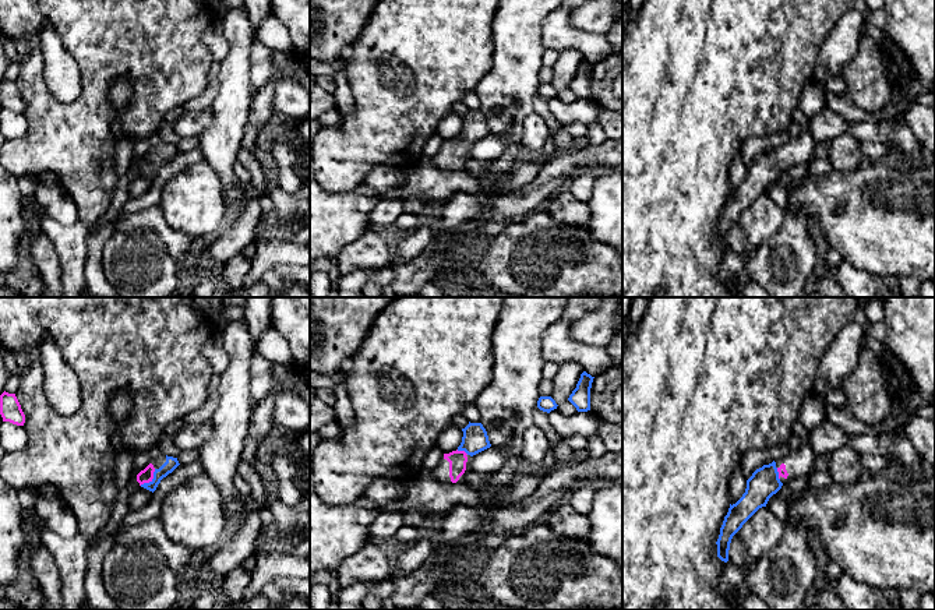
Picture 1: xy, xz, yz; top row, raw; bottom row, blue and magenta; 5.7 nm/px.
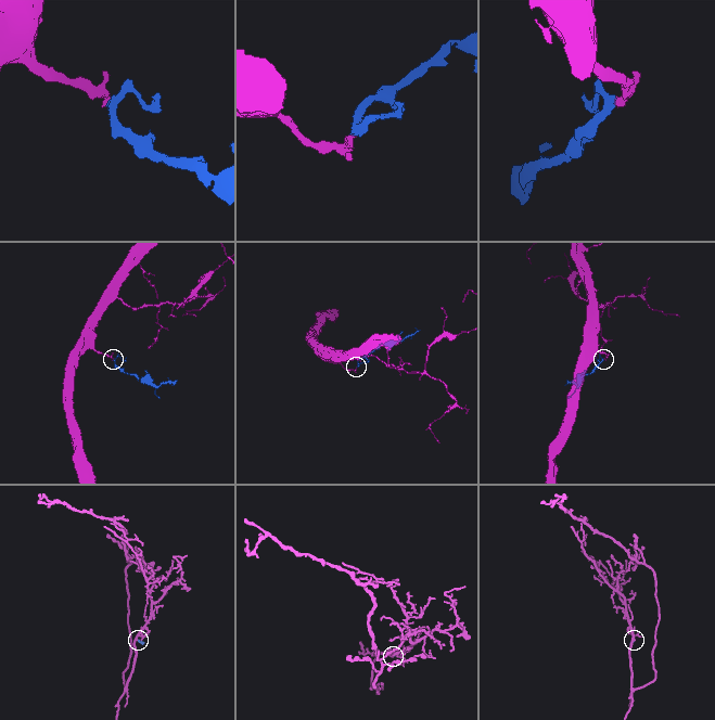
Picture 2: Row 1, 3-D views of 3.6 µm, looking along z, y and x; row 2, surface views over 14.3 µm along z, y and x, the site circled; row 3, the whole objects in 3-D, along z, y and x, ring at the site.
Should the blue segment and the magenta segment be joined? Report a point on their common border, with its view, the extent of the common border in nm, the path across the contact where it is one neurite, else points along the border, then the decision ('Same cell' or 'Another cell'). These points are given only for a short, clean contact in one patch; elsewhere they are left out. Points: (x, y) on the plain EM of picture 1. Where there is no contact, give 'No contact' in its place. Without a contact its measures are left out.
Touches blue at xy (150, 169). Shared border 130 nm. Path across: xy (170, 151), (150, 169), (147, 162). Same cell

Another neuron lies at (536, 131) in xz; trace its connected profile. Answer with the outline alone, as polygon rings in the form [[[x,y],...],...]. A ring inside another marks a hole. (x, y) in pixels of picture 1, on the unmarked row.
[[[530,113],[523,121],[522,149],[523,159],[536,155],[551,135],[546,120],[537,113]]]

